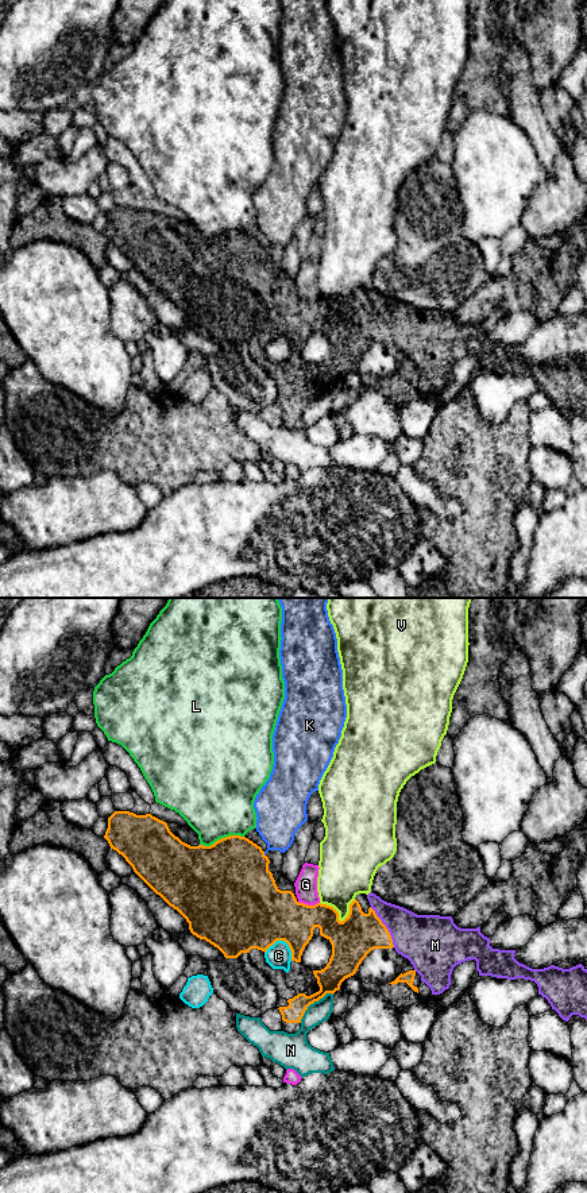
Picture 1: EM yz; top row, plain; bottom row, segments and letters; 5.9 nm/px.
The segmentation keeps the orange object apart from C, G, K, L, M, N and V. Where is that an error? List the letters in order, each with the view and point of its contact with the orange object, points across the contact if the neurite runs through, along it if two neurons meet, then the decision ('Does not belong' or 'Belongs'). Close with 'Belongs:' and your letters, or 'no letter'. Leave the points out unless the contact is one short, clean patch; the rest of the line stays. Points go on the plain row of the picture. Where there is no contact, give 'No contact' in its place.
C: Touches orange at yz (284, 335). Does not belong
G: Touches orange at yz (306, 300). Does not belong
K: Touches orange at yz (263, 250). Does not belong
L: Touches orange at yz (221, 234). Does not belong
M: Touches orange at yz (385, 323). Belongs
N: Touches orange at yz (312, 398). Does not belong
V: Touches orange at yz (338, 315). Does not belong
Belongs: M

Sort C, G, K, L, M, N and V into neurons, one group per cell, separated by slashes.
C / G / K / L / M / N / V

